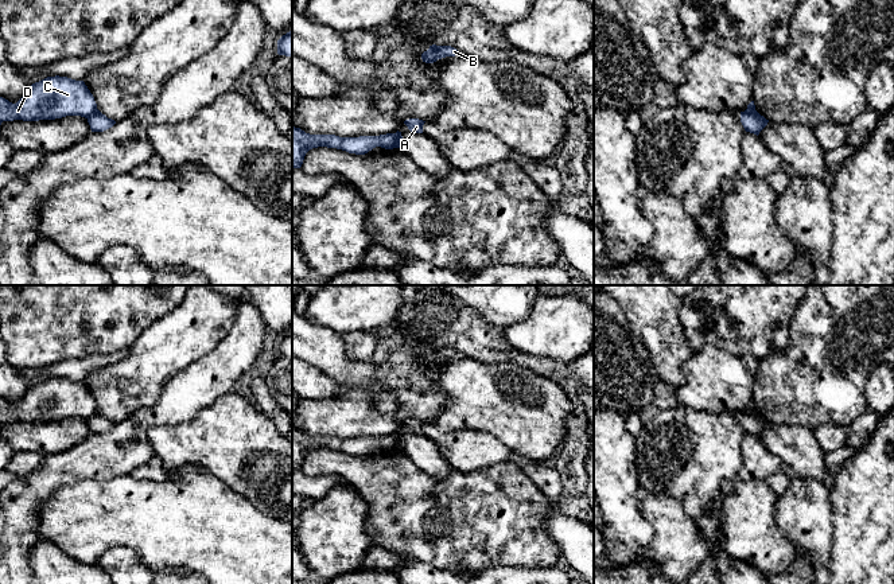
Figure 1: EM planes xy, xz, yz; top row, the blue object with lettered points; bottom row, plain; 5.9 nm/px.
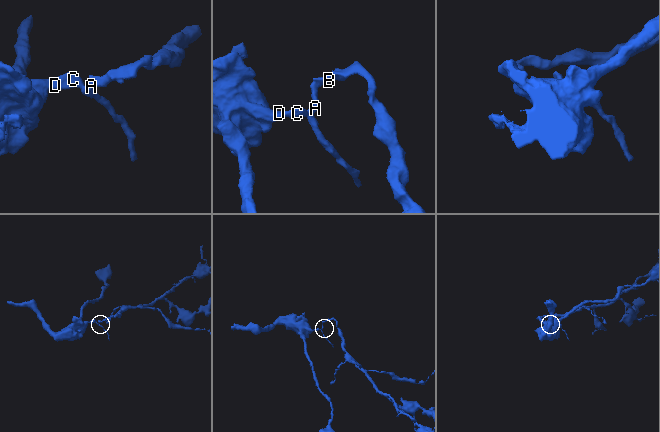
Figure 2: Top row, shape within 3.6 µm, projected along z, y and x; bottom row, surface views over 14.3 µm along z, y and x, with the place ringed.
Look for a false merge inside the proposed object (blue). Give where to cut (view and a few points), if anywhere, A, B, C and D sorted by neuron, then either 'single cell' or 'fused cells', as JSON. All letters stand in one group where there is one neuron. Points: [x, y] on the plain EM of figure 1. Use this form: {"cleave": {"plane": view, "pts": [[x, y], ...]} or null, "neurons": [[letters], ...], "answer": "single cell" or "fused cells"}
{"cleave": {"plane": "xz", "pts": [[395, 435], [396, 448]]}, "neurons": [["A", "B"], ["C", "D"]], "answer": "fused cells"}

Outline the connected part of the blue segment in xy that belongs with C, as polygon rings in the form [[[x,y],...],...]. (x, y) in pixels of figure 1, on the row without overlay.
[[[55,377],[32,385],[16,405],[0,398],[0,427],[3,423],[55,421],[66,417],[89,420],[97,412],[94,398],[83,382]]]

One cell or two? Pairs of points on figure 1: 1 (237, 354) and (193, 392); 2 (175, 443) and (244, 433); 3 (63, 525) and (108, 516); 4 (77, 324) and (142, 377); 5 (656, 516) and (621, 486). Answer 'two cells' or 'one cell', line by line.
1: one cell
2: one cell
3: one cell
4: two cells
5: two cells

